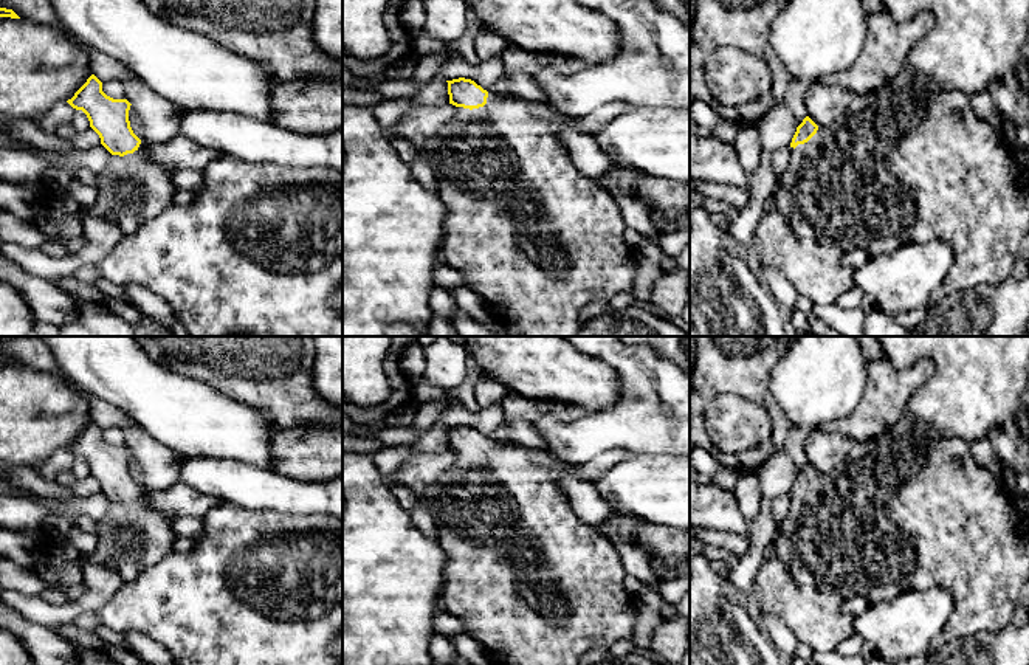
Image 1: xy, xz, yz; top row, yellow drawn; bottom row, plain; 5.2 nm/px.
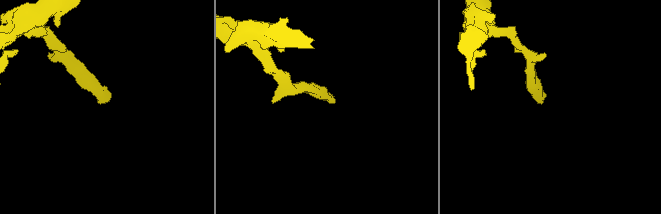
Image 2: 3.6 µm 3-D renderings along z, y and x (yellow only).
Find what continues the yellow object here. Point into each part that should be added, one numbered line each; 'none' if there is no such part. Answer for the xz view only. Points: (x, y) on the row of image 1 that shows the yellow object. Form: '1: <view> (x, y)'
1: xz (532, 236)

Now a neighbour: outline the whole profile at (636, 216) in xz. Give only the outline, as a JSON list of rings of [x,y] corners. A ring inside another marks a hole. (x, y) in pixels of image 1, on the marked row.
[[[611,188],[609,192],[615,197],[623,220],[628,228],[640,231],[643,236],[651,237],[652,240],[659,240],[662,233],[652,222],[651,211],[645,208],[642,203],[629,198],[621,191]]]

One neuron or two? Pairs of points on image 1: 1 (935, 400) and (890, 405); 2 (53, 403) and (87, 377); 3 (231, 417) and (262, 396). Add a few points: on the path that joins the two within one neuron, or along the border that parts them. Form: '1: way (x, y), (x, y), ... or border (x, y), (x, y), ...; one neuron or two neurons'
1: border (930, 374), (908, 400), (905, 413); two neurons
2: border (61, 372), (81, 389); two neurons
3: border (216, 389), (234, 400), (261, 408), (276, 428); two neurons

